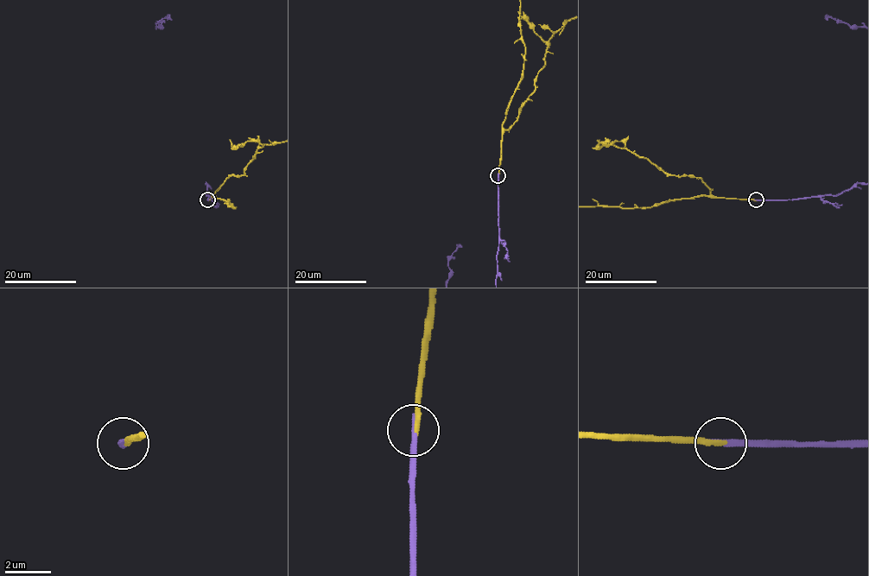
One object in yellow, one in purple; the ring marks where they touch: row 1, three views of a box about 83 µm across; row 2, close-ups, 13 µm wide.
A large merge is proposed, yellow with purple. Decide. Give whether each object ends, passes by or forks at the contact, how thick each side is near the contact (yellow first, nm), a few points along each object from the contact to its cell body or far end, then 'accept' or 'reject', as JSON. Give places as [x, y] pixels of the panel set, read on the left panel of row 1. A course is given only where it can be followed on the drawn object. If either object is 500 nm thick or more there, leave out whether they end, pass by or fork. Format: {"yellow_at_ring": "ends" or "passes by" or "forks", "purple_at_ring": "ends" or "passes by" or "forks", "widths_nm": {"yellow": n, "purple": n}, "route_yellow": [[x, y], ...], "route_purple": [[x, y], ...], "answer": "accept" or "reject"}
{"yellow_at_ring": "ends", "purple_at_ring": "ends", "widths_nm": {"yellow": 240, "purple": 260}, "answer": "accept"}

